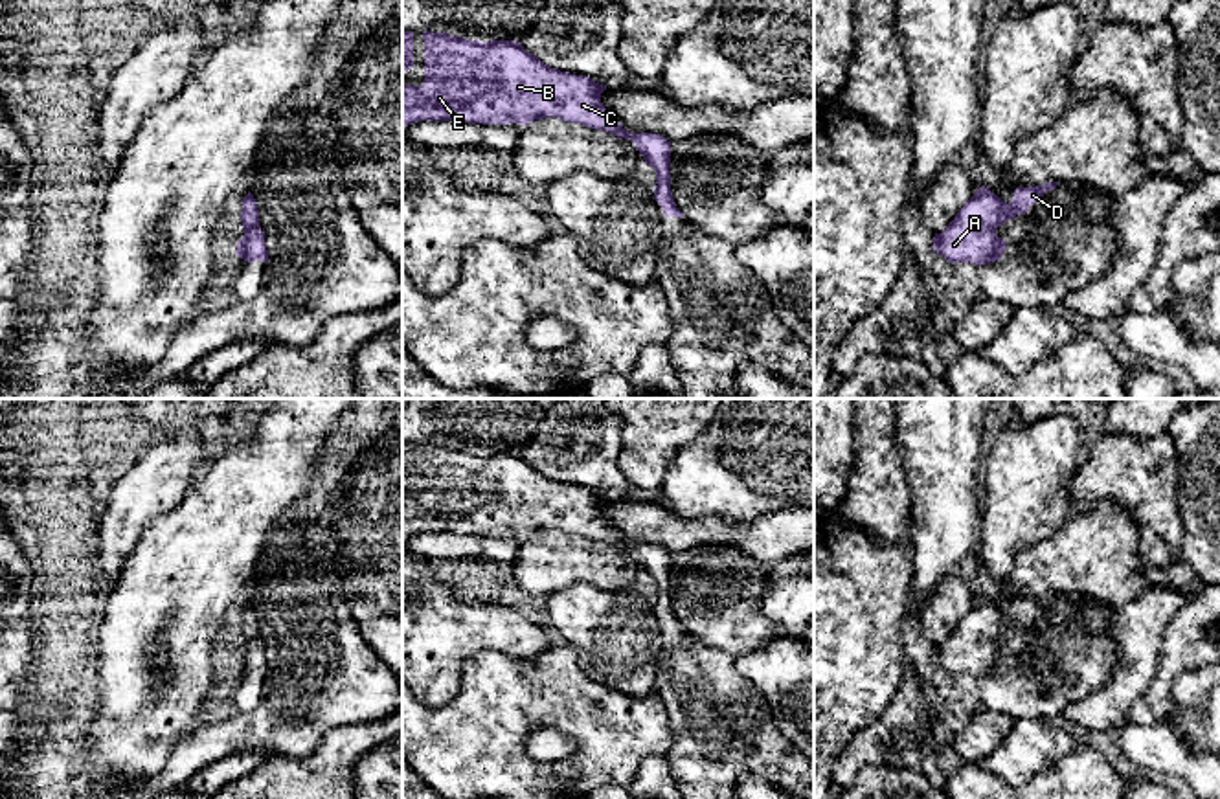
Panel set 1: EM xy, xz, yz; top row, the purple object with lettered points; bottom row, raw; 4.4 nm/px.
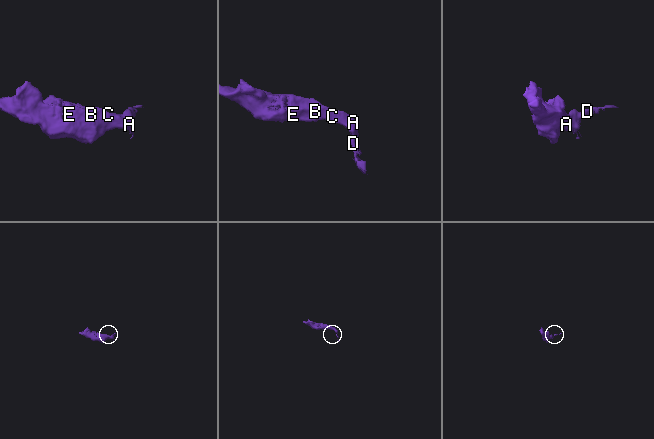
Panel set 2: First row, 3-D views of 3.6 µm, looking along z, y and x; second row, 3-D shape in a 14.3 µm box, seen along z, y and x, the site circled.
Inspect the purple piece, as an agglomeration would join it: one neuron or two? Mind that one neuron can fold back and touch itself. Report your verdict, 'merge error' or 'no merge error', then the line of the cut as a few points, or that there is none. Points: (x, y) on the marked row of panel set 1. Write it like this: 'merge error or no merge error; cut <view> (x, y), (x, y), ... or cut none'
no merge error; cut none

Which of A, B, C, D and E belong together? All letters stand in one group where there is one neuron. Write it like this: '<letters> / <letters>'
A B C D E

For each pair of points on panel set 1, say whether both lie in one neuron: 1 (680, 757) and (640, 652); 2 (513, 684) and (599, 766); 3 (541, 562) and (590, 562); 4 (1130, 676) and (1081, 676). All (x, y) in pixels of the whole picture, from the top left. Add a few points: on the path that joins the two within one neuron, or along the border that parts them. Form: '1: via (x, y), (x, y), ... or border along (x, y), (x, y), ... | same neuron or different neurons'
1: border along (658, 645), (653, 693) | different neurons
2: via (539, 693), (546, 693), (594, 741) | same neuron
3: via (553, 566), (577, 566) | same neuron
4: border along (1114, 634), (1114, 673), (1099, 687), (1073, 700) | different neurons

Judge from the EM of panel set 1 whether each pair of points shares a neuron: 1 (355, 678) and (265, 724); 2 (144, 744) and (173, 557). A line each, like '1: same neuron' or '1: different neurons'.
1: same neuron
2: same neuron

